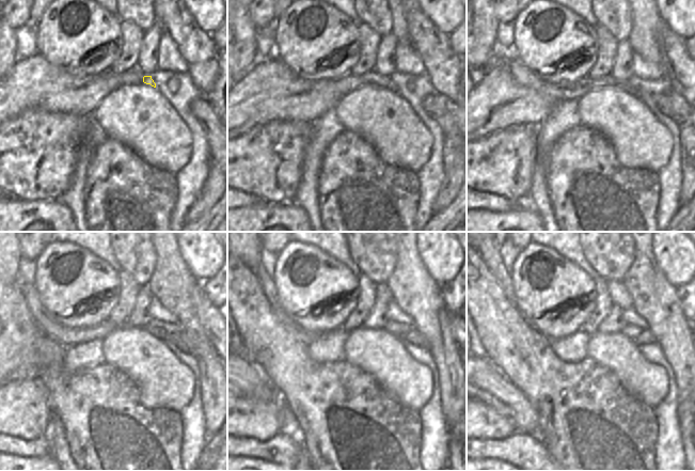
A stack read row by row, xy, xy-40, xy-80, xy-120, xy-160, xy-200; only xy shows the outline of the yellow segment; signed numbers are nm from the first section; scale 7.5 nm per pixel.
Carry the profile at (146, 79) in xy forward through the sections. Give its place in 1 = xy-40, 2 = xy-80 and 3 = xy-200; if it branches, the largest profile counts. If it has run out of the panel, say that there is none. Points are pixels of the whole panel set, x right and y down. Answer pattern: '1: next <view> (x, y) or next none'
1: next xy-40 (345, 84)
2: next xy-80 (522, 76)
3: next xy-200 (490, 253)

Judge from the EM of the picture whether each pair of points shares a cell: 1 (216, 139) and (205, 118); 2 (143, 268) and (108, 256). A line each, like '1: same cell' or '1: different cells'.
1: same cell
2: different cells

